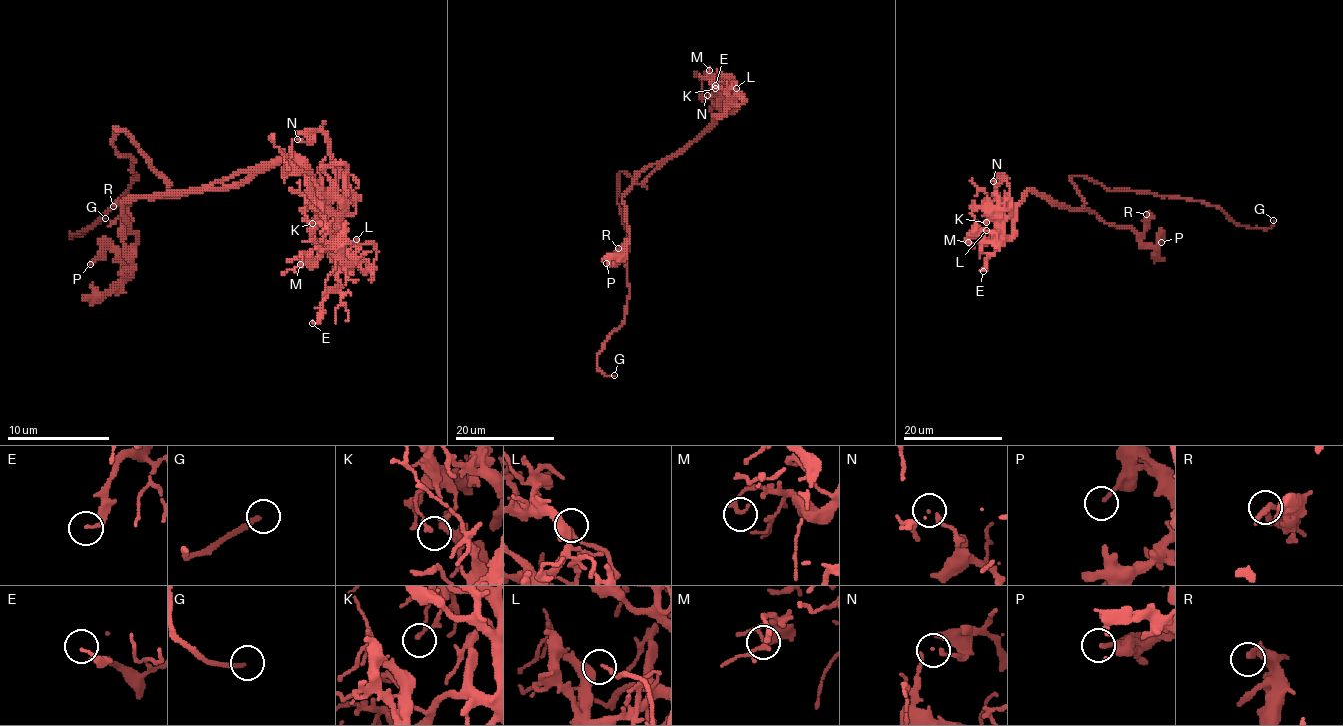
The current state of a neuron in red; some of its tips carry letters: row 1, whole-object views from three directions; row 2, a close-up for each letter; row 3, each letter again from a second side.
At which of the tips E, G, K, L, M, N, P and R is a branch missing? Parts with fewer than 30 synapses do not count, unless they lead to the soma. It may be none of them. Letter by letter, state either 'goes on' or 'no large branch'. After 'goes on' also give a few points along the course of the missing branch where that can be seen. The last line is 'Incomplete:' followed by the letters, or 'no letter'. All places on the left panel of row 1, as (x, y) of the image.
E: no large branch
G: goes on; course (105, 218), (156, 208), (172, 216), (215, 226), (231, 236), (236, 229)
K: no large branch
L: no large branch
M: no large branch
N: no large branch
P: no large branch
R: no large branch
Incomplete: G

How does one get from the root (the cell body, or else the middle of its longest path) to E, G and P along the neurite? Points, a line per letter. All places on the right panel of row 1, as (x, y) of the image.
E: (1076, 190), (1084, 201), (1080, 209), (1029, 191), (1016, 209), (1015, 234), (986, 256), (983, 271)
G: (1076, 190), (1070, 178), (1085, 175), (1111, 190), (1180, 196), (1218, 206), (1243, 226), (1268, 229), (1273, 220)
P: (1076, 190), (1084, 205), (1061, 206), (1129, 226), (1146, 245), (1156, 246), (1160, 235), (1161, 242)

